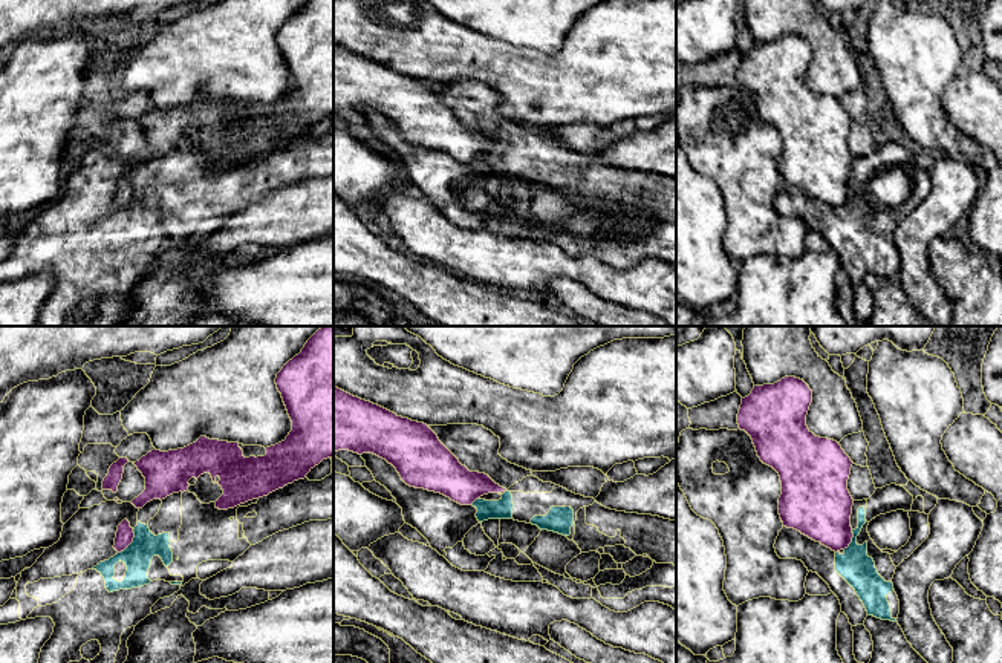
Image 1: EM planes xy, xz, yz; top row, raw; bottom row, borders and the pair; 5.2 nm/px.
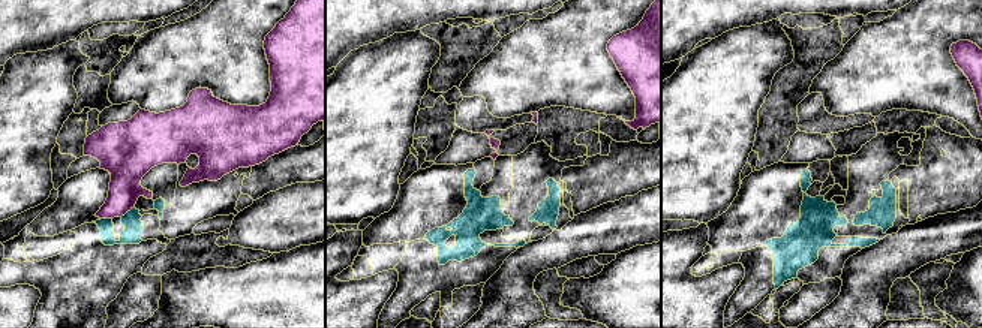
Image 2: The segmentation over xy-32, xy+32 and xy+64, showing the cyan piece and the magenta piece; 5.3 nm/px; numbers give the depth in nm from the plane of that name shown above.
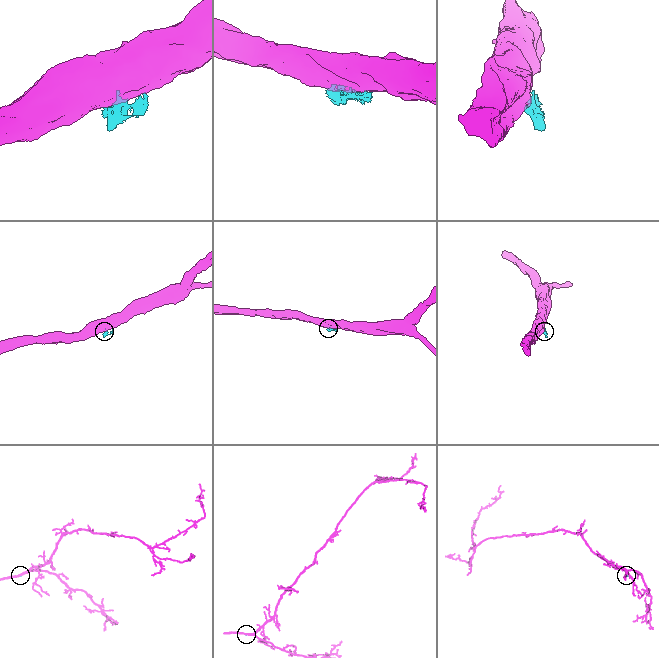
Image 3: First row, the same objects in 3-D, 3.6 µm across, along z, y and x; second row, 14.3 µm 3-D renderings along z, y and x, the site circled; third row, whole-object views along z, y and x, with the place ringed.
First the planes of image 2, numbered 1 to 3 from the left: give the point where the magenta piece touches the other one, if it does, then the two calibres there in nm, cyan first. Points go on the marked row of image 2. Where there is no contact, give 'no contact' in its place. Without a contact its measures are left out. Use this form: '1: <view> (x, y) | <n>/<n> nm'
1: xy-32 (128, 211) | 100/200 nm
2: no contact
3: no contact

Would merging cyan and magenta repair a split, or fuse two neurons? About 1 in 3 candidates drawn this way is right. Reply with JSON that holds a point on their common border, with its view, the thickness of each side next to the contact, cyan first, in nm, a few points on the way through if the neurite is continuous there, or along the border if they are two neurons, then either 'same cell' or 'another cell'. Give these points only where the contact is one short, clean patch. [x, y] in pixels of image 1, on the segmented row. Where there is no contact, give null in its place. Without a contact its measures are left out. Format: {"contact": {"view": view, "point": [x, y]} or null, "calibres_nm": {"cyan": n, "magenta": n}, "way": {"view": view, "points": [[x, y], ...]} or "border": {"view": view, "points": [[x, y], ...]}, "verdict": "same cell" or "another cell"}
{"contact": {"view": "xy", "point": [132, 542]}, "calibres_nm": {"cyan": 150, "magenta": 100}, "border": {"view": "xy", "points": [[133, 530], [133, 539], [118, 553]]}, "verdict": "another cell"}

